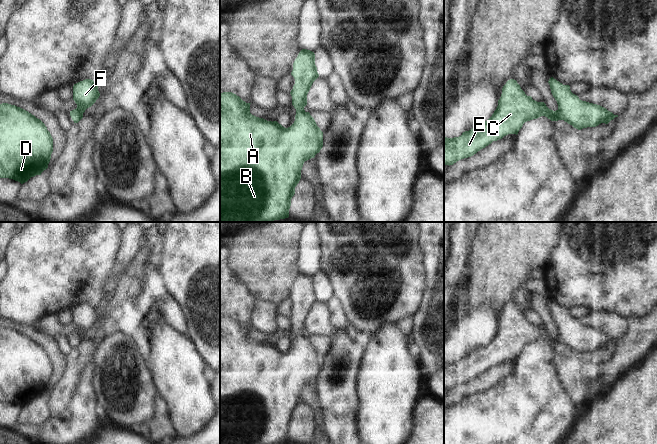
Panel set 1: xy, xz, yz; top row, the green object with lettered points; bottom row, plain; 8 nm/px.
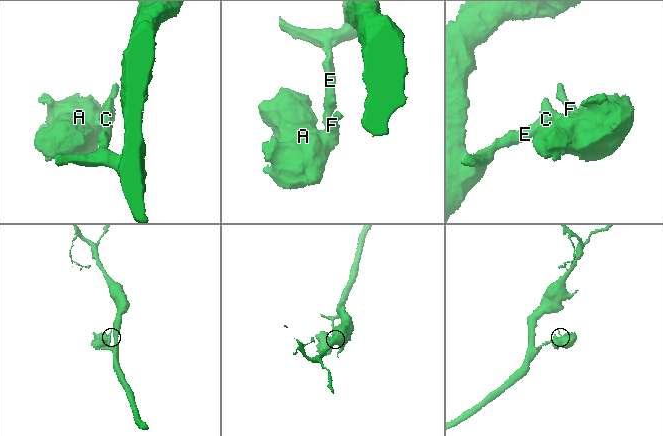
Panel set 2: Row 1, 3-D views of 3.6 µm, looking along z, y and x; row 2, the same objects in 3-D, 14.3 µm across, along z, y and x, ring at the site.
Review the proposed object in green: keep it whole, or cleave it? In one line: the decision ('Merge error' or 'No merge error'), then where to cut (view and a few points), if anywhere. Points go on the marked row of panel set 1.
No merge error. No split

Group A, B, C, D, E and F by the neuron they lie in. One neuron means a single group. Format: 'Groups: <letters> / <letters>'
Groups: A B C D E F

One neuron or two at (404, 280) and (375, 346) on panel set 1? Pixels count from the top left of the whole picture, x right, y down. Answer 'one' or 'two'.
two

